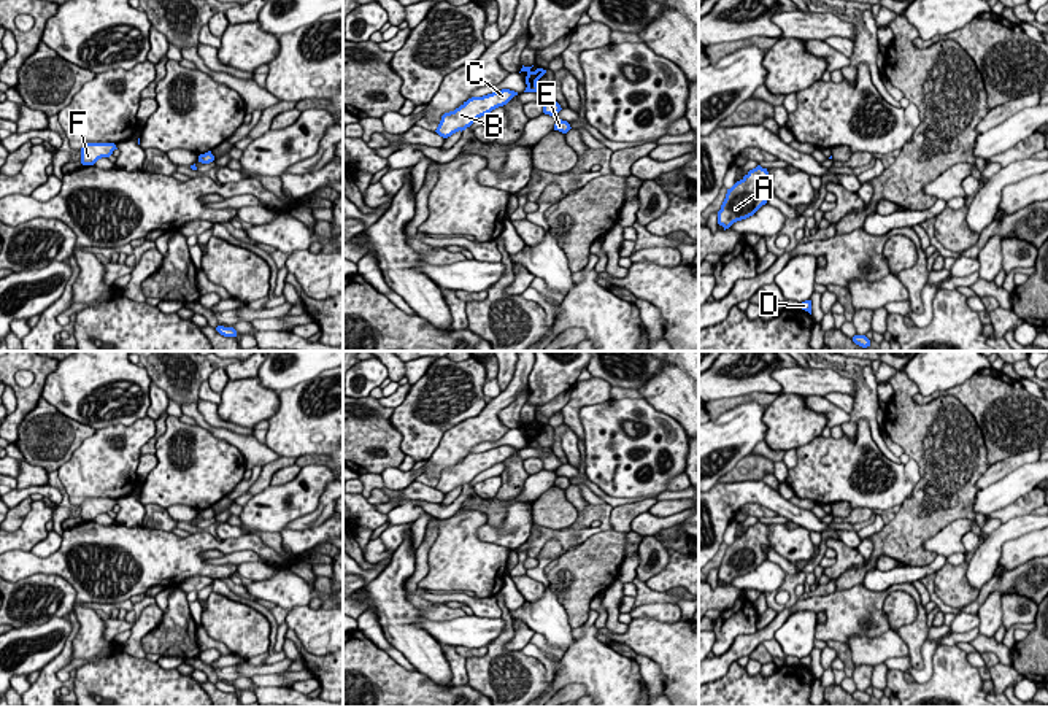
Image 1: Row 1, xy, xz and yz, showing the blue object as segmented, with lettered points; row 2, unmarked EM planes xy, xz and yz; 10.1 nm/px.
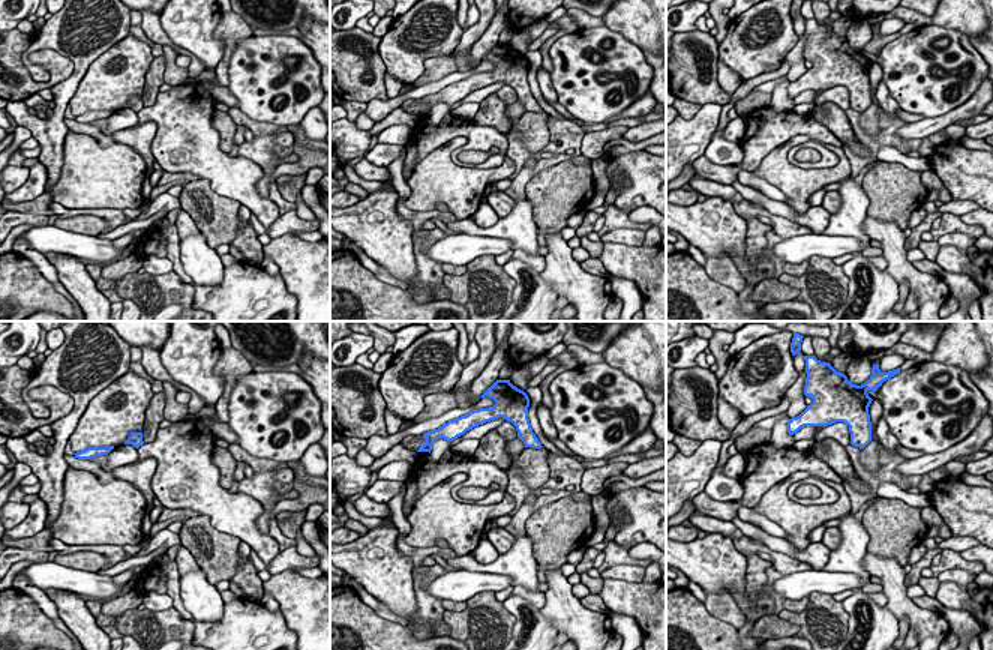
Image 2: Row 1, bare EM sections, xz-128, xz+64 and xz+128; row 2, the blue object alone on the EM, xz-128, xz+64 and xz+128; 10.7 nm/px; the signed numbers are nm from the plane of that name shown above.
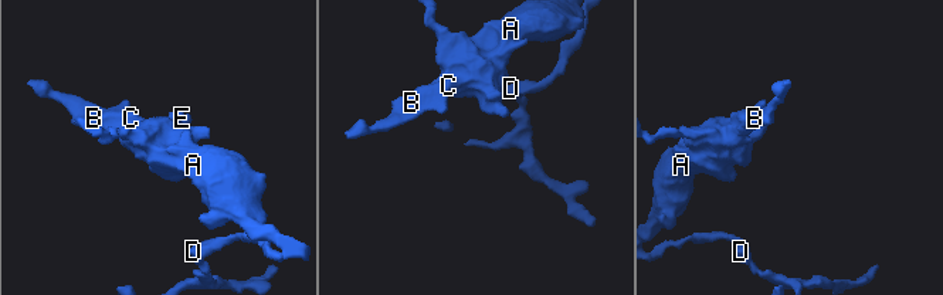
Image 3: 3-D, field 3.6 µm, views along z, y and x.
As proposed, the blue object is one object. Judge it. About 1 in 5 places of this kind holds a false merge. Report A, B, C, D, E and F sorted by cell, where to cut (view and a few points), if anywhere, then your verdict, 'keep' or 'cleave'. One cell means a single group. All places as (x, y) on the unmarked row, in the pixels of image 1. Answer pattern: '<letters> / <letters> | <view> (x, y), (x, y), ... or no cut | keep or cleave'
A B C D E F | no cut | keep

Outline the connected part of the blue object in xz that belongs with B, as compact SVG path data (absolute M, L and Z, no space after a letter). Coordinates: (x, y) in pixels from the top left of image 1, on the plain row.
M502 445L483 453L472 453L454 467L445 469L435 488L443 494L448 494L459 486L462 488L478 473L507 461L514 451L518 451L518 448Z

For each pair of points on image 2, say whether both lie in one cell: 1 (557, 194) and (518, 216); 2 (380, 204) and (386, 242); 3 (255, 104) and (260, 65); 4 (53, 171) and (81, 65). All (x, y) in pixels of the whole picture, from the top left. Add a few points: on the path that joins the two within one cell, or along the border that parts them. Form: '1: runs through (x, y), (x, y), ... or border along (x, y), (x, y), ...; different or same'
1: border along (524, 194), (531, 204), (539, 242); different
2: runs through (380, 213), (381, 233); same
3: runs through (257, 95), (258, 74); same
4: runs through (53, 144), (53, 128), (63, 92); same

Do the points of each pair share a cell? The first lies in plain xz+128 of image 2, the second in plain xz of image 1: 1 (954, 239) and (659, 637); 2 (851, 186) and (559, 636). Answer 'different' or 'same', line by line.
1: different
2: same

